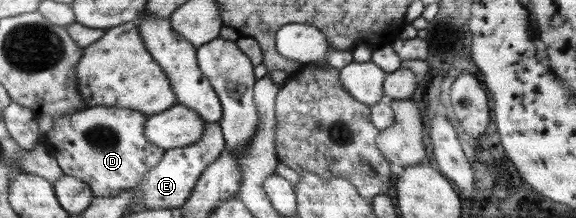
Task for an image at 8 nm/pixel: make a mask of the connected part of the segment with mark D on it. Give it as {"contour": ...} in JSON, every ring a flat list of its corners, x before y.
{"contour":[[87,107,53,121,45,144,62,173,87,182,95,197,119,195,133,189,165,154,165,149,147,141,145,120,147,115,129,107]]}

